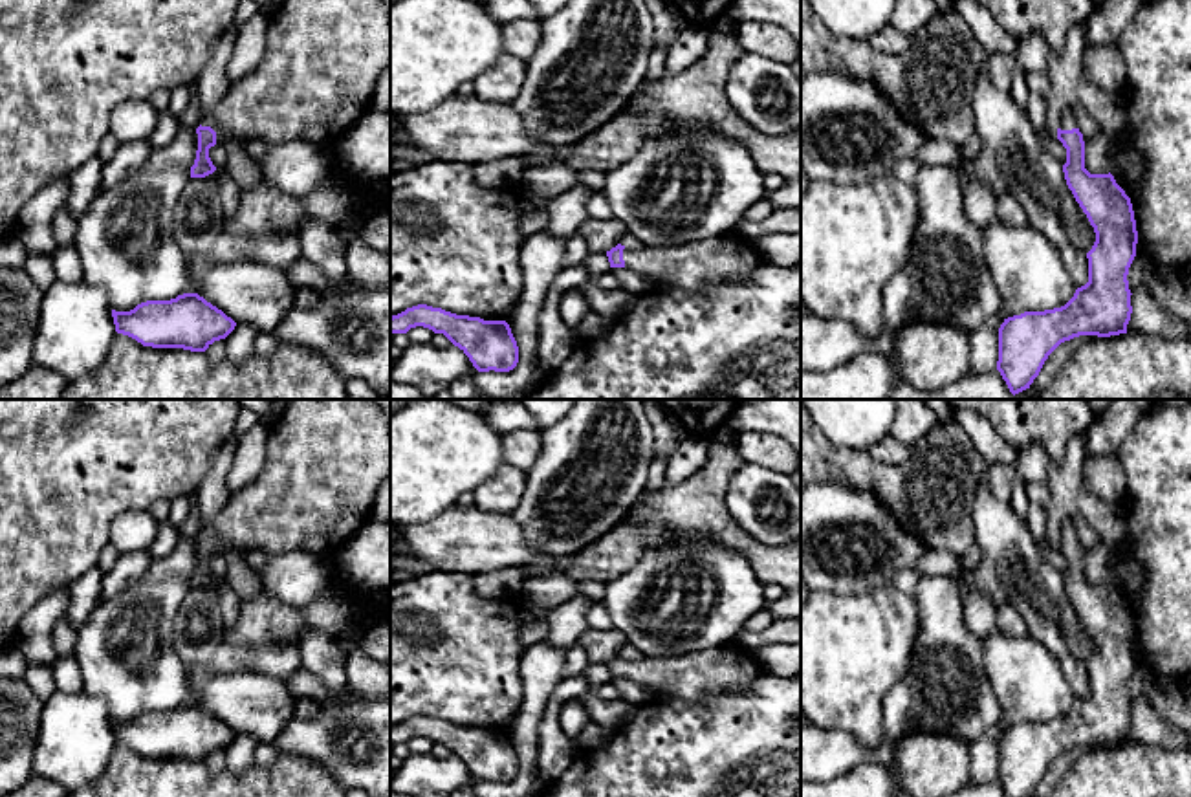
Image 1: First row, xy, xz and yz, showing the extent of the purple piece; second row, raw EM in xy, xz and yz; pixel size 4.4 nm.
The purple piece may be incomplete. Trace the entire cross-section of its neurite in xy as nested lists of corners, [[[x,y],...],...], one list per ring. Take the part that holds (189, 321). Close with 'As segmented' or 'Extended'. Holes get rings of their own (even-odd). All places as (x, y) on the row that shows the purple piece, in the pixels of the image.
[[[198,293],[170,300],[147,300],[130,311],[112,310],[115,332],[152,348],[205,352],[236,326],[222,310]]]. As segmented

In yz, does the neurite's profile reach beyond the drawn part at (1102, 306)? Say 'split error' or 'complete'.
split error

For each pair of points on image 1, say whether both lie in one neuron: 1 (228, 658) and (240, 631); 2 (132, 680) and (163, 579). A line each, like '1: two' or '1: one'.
1: two
2: one

